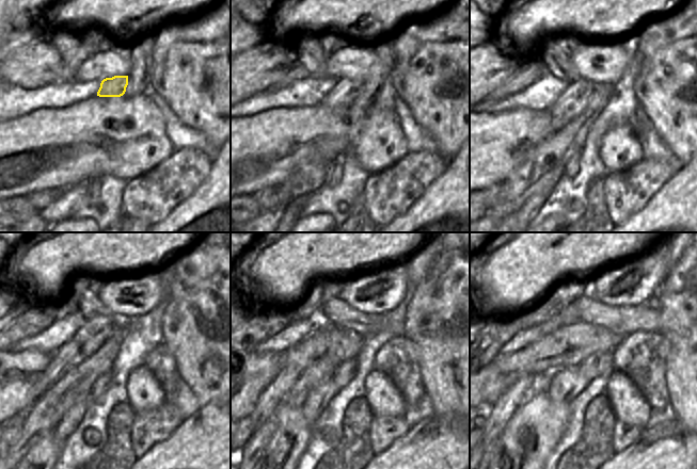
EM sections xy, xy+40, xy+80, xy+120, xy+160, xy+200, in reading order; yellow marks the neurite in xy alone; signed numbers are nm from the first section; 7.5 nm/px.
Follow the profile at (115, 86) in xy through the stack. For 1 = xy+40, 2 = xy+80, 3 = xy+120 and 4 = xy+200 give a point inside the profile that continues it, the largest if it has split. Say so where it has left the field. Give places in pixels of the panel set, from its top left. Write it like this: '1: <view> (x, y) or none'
1: xy+40 (342, 95)
2: xy+80 (572, 101)
3: xy+120 (89, 340)
4: xy+200 (570, 345)

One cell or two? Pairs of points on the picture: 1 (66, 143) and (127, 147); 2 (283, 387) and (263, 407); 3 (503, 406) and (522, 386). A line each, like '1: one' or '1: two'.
1: one
2: one
3: one

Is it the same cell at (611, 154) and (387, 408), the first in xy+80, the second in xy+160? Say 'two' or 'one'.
one

